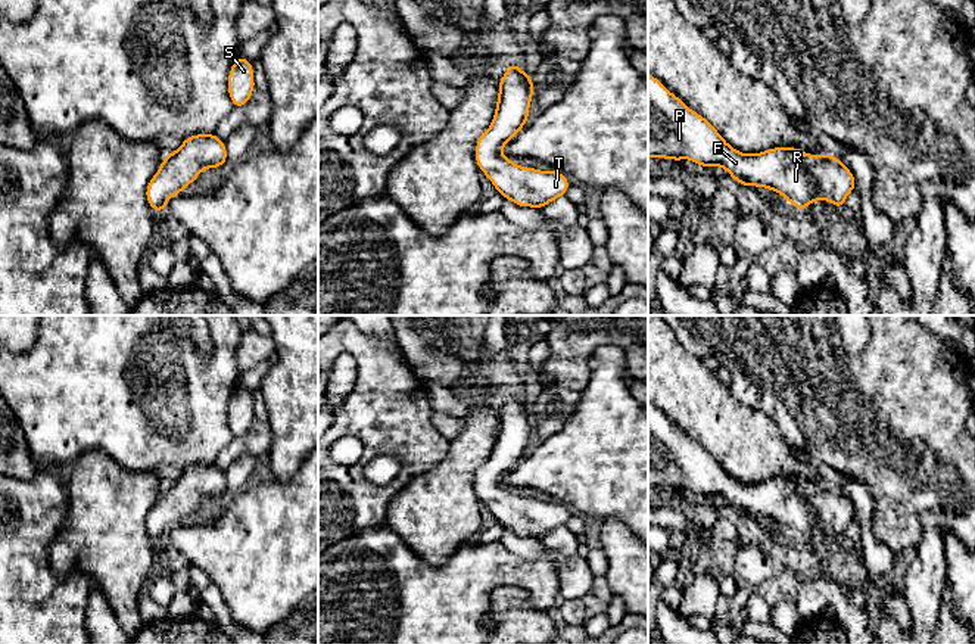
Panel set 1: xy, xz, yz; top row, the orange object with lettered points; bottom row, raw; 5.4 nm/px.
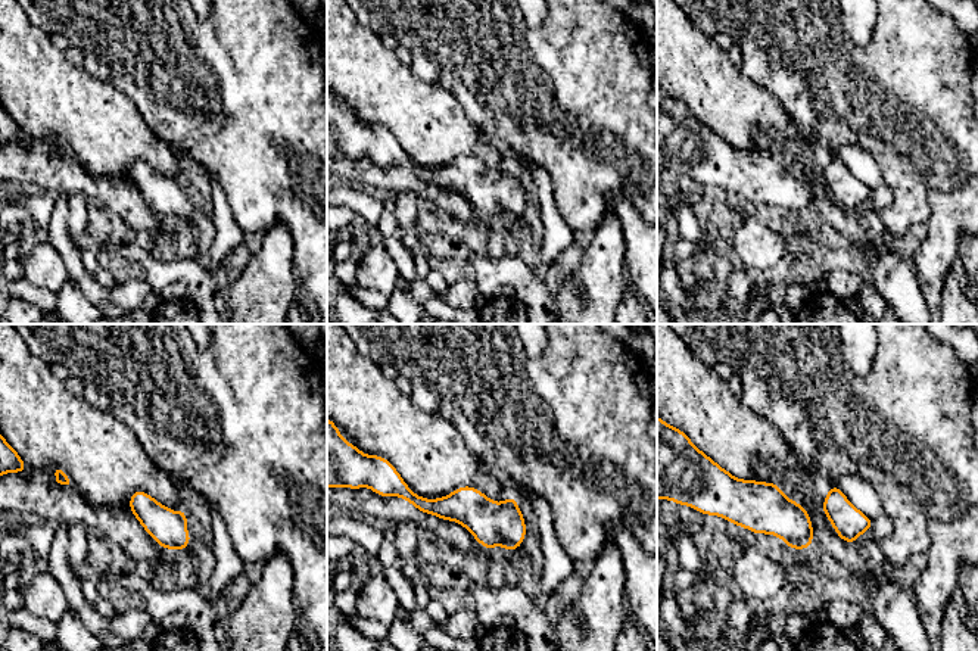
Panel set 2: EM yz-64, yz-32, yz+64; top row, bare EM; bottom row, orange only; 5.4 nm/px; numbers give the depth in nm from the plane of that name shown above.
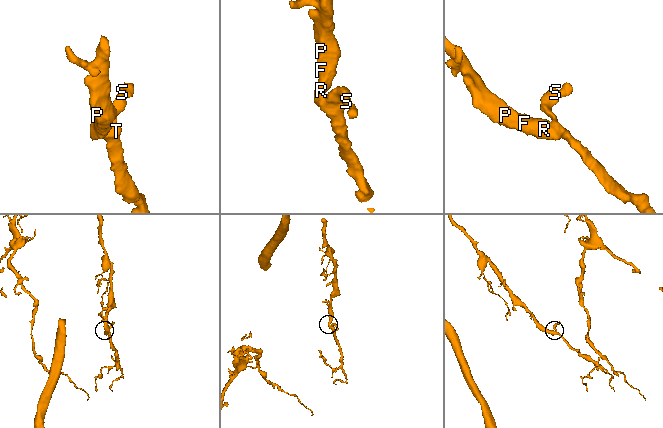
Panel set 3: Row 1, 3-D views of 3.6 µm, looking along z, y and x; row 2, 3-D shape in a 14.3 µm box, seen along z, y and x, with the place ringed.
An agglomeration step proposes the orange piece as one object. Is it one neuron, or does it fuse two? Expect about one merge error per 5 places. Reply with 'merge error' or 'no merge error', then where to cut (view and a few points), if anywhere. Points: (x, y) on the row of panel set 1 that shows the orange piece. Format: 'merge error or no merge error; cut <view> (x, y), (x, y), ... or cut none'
no merge error; cut none

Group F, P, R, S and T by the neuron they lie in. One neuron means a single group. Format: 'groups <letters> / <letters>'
groups F P R S T

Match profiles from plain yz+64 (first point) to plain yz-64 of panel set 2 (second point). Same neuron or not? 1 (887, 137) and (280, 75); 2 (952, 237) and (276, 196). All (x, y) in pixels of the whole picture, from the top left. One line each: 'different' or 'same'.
1: same
2: different

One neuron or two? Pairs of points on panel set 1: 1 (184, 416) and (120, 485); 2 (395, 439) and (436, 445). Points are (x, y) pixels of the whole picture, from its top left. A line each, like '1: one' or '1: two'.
1: two
2: one

